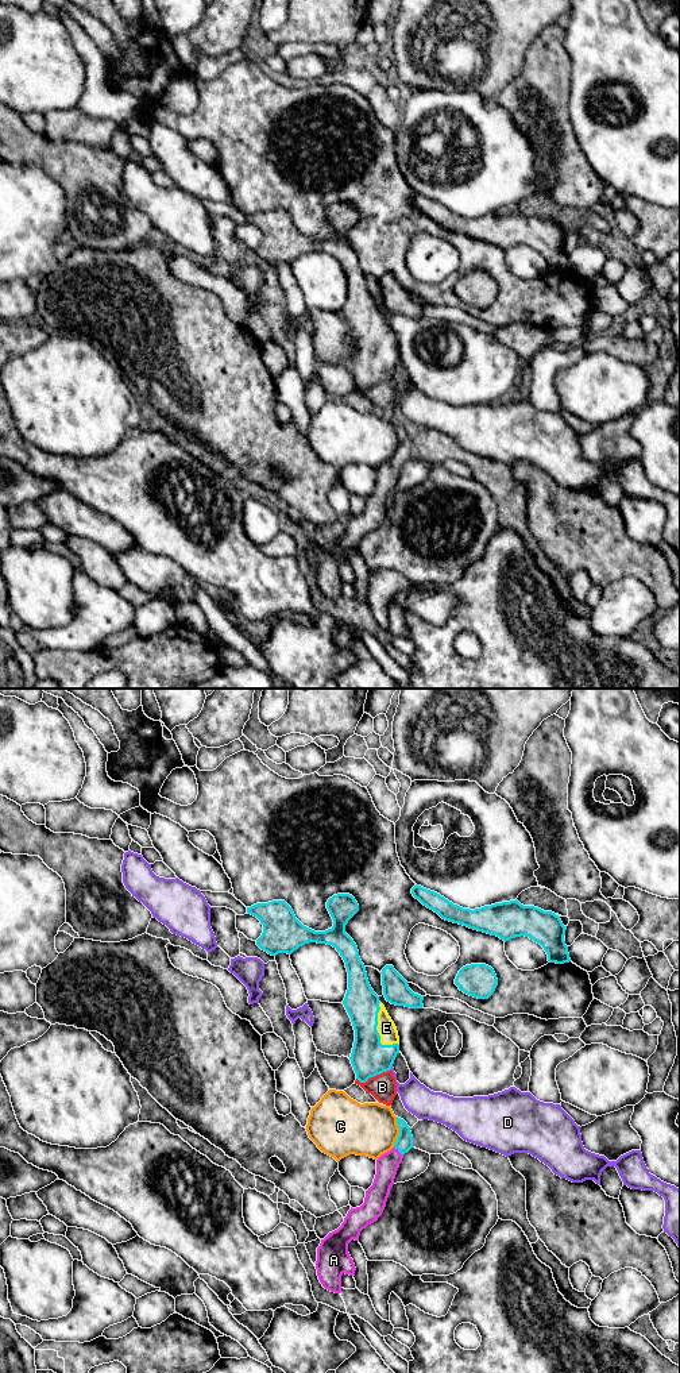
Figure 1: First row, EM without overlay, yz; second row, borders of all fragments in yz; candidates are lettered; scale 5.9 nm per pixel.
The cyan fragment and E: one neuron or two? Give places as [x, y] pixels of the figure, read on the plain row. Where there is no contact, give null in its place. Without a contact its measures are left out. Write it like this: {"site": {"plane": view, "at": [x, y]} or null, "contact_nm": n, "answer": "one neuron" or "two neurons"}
{"site": {"plane": "yz", "at": [377, 339]}, "contact_nm": 280, "answer": "one neuron"}

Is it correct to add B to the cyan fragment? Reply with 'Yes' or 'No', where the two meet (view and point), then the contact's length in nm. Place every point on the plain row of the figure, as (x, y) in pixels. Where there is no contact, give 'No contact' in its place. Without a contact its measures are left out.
No. Touches cyan at yz (373, 385). Shared border 200 nm

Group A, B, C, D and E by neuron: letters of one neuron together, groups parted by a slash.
A E / B / C / D

